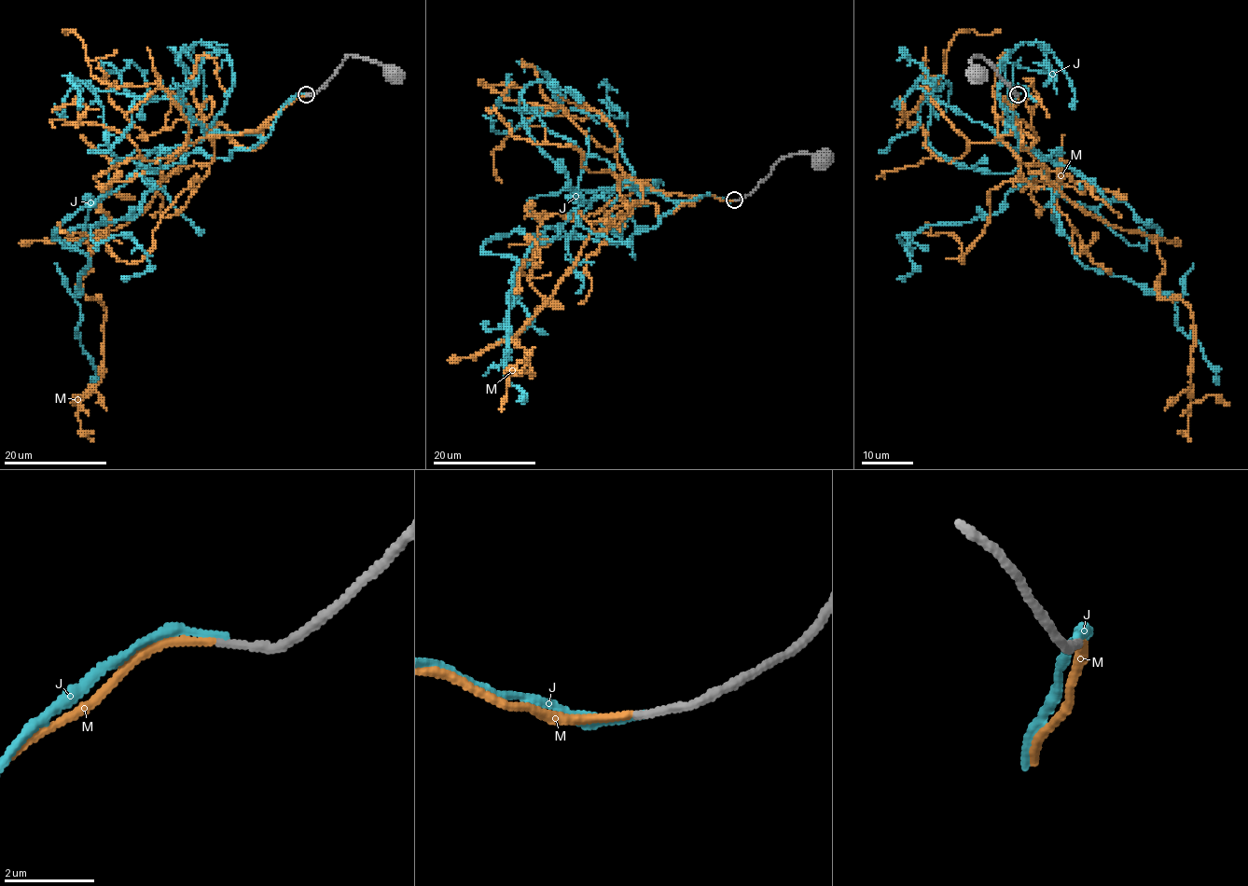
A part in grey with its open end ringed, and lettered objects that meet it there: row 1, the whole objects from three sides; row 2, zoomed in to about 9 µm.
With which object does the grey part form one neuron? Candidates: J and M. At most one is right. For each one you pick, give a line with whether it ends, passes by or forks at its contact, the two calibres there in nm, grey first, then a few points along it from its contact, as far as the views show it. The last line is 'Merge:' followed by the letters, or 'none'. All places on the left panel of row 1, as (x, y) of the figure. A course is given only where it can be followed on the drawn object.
M: it ends | 170/150 nm | via (306, 94), (214, 138), (208, 163), (87, 240), (82, 291), (105, 311), (102, 380), (76, 410), (92, 441)
Merge: M

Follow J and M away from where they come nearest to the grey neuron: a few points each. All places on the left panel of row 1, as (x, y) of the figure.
J: (306, 94), (228, 159), (118, 159), (107, 190), (56, 230), (89, 264), (76, 300), (89, 385)
M: (306, 94), (214, 138), (208, 163), (87, 240), (82, 291), (105, 311), (102, 380), (76, 410), (92, 441)

